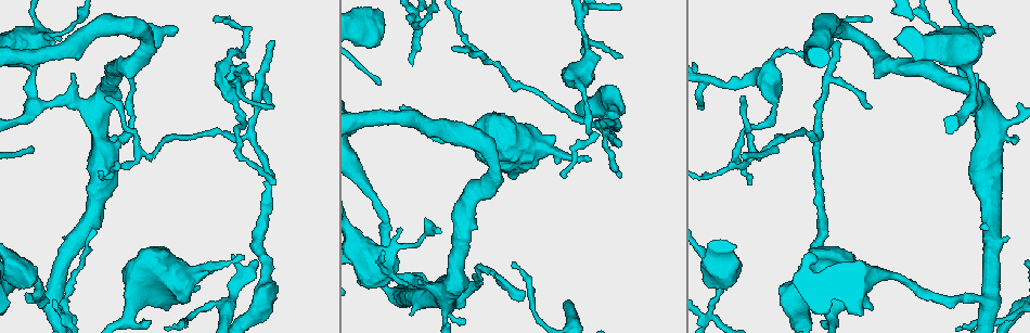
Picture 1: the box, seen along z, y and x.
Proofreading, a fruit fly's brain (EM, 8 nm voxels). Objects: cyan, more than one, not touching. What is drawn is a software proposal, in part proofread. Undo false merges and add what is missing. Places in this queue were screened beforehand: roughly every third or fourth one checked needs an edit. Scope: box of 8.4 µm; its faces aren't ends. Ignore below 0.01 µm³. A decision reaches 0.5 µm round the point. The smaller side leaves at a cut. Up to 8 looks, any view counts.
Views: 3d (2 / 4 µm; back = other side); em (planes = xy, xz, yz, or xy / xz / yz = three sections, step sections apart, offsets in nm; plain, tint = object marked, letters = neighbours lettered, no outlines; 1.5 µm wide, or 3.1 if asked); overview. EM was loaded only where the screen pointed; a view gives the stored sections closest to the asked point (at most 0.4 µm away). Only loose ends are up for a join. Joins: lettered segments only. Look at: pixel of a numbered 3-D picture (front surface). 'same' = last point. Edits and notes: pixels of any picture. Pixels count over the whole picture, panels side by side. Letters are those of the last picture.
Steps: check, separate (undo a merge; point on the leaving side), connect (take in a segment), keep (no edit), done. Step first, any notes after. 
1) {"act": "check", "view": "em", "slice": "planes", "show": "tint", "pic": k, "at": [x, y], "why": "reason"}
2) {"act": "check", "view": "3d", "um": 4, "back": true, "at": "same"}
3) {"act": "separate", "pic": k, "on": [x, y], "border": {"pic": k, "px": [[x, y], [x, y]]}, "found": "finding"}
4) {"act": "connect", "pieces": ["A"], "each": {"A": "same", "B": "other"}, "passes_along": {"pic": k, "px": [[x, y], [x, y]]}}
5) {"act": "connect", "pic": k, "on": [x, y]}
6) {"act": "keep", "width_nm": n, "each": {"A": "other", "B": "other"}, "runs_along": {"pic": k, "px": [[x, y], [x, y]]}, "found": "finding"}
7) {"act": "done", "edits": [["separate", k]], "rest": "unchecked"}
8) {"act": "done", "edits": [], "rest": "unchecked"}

{"act": "check", "view": "3d", "um": 2, "pic": 1, "at": [991, 31], "why": "branch stops here"}

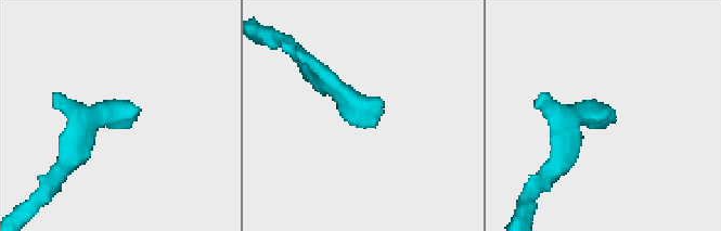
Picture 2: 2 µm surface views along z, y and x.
{"act": "check", "view": "em", "slice": "planes", "show": "letters", "pic": 2, "at": [607, 111], "why": "now the EM"}

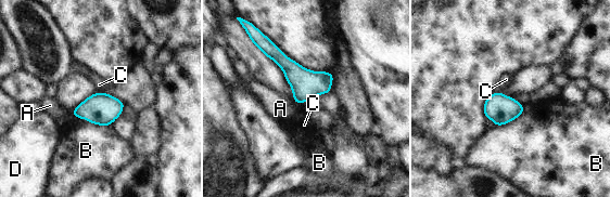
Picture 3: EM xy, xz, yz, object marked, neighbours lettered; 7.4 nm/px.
{"act": "keep", "width_nm": 220, "each": {"A": "other", "B": "other", "C": "other", "D": "other"}, "border": {"pic": 3, "px": [[77, 117], [98, 125], [110, 126]]}, "found": "no lettered segment goes on from it"}

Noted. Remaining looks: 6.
{"act": "check", "view": "em", "slice": "planes", "show": "tint", "pic": 1, "at": [274, 105], "why": "free end"}

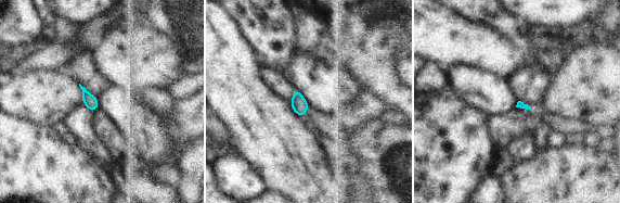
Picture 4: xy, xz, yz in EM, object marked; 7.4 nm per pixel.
{"act": "check", "view": "em", "slice": "planes", "show": "letters", "at": "same"}

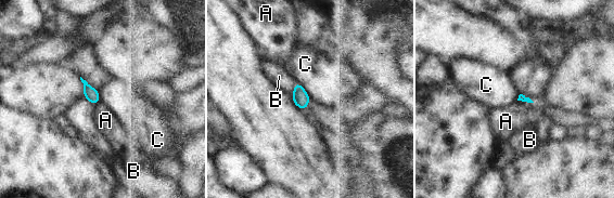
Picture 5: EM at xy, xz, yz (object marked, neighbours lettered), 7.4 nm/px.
{"act": "keep", "longest_contact_nm": ["C", 170], "each": {"A": "other", "B": "other", "C": "other"}, "border": {"pic": 5, "px": [[297, 81], [310, 100]]}, "found": "no lettered segment goes on from it"}

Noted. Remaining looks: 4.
{"act": "check", "view": "em", "slice": "planes", "show": "tint", "pic": 1, "at": [416, 16], "why": "thin neck"}

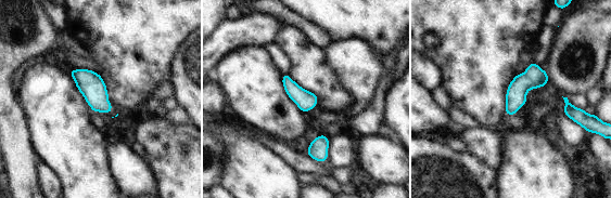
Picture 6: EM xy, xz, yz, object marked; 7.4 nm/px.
{"act": "check", "view": "em", "slice": "planes", "show": "letters", "at": "same"}

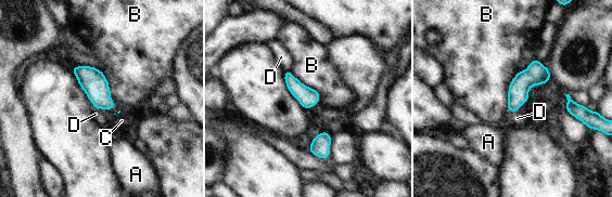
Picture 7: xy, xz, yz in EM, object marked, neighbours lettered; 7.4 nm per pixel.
{"act": "keep", "width_nm": 170, "each": {"A": "other", "B": "other", "C": "other", "D": "other"}, "border": {"pic": 7, "px": [[520, 70], [509, 86], [507, 110]]}, "found": "one cell here"}

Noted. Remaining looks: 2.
{"act": "done", "edits": [], "rest": "unchecked"}

